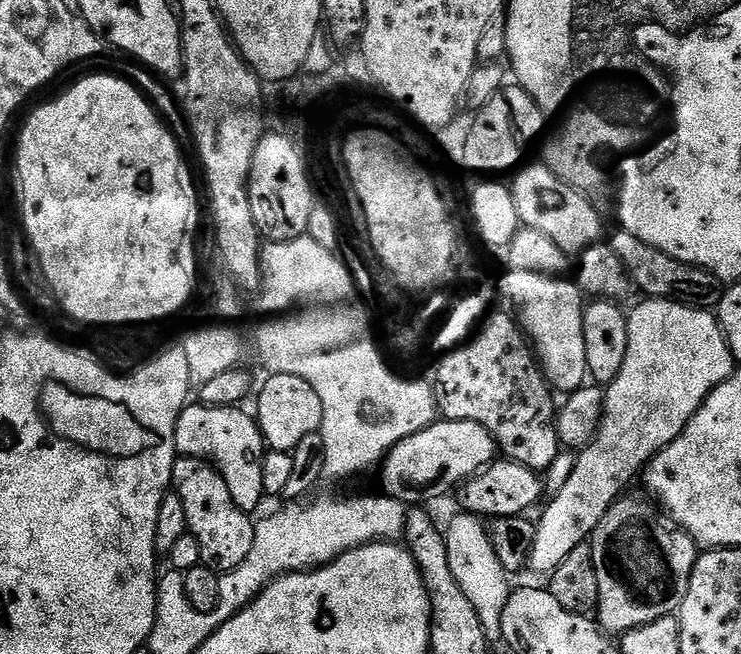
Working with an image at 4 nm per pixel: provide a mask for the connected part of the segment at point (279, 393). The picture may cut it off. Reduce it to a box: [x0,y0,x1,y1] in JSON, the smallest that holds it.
[254,372,322,452]

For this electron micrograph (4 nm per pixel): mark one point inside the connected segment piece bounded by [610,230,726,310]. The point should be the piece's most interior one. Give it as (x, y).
(660, 277)

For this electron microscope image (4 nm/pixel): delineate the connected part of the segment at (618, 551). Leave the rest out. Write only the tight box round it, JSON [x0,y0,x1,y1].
[590,495,698,634]

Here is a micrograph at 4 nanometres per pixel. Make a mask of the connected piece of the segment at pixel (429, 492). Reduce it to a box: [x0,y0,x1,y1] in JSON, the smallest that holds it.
[379,419,498,506]

